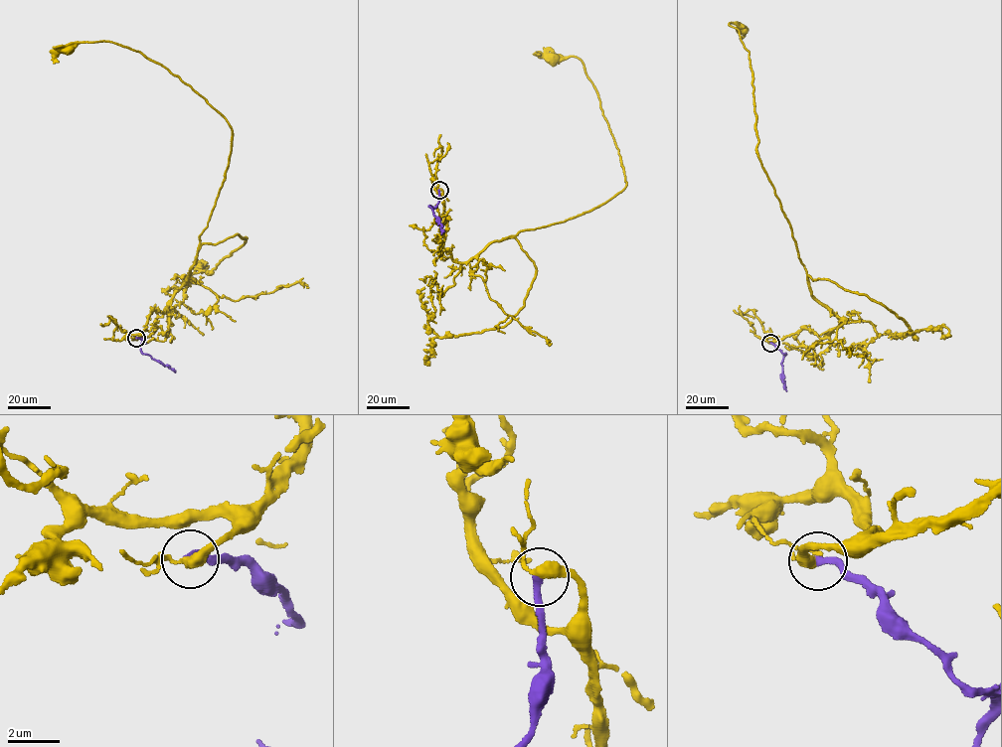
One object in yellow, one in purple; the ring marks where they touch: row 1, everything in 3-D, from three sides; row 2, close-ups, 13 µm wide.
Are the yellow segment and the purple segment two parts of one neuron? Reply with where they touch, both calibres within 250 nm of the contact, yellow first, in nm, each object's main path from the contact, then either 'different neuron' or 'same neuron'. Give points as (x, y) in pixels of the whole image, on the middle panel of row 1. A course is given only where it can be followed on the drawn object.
place (439, 190); calibres 360 and 300 nm; course yellow (439, 190), (443, 247), (460, 262), (493, 241), (588, 212), (625, 188), (584, 65), (575, 57), (553, 57); course purple (439, 190), (437, 204), (428, 206), (440, 224), (441, 234); same neuron

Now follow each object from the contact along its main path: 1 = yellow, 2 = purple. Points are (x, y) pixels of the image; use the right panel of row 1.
1: (770, 343), (802, 329), (826, 338), (840, 320), (813, 298), (762, 167), (749, 51), (729, 24), (741, 28)
2: (770, 343), (784, 353), (781, 363), (786, 390)

